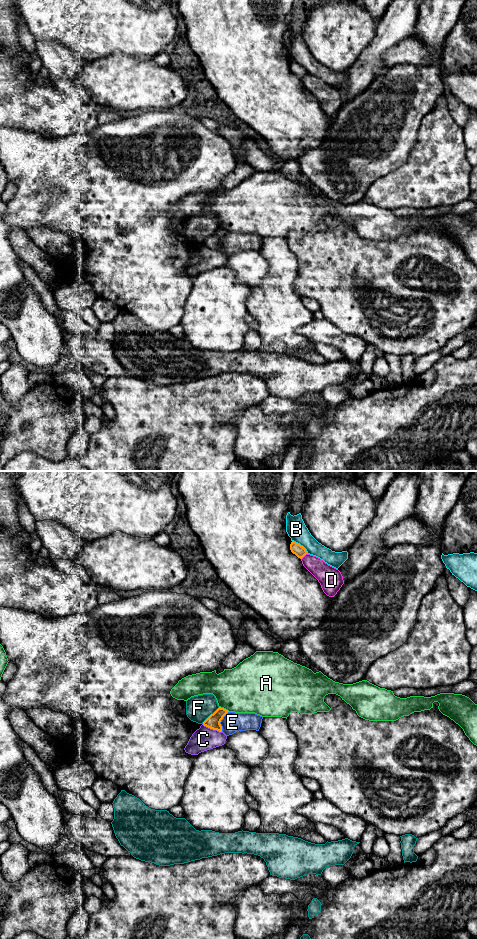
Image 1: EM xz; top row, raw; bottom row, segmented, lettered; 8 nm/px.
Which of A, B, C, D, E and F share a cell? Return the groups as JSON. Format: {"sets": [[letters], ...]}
{"sets": [["A"], ["B"], ["C"], ["D"], ["E"], ["F"]]}

